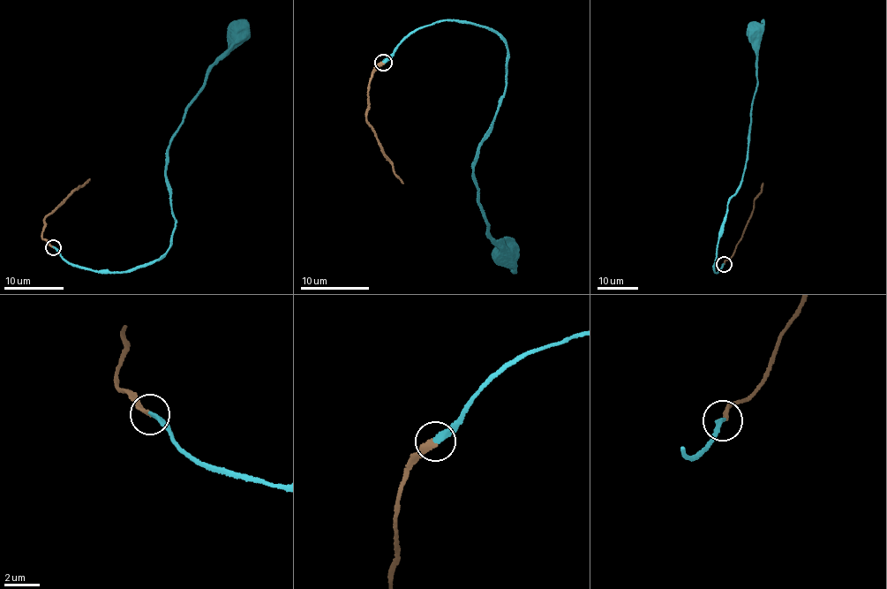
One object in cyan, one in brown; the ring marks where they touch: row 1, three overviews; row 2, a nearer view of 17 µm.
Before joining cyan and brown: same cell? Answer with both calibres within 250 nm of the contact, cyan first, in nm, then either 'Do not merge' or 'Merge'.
Thickness 260 nm (cyan) against 280 nm. Merge

